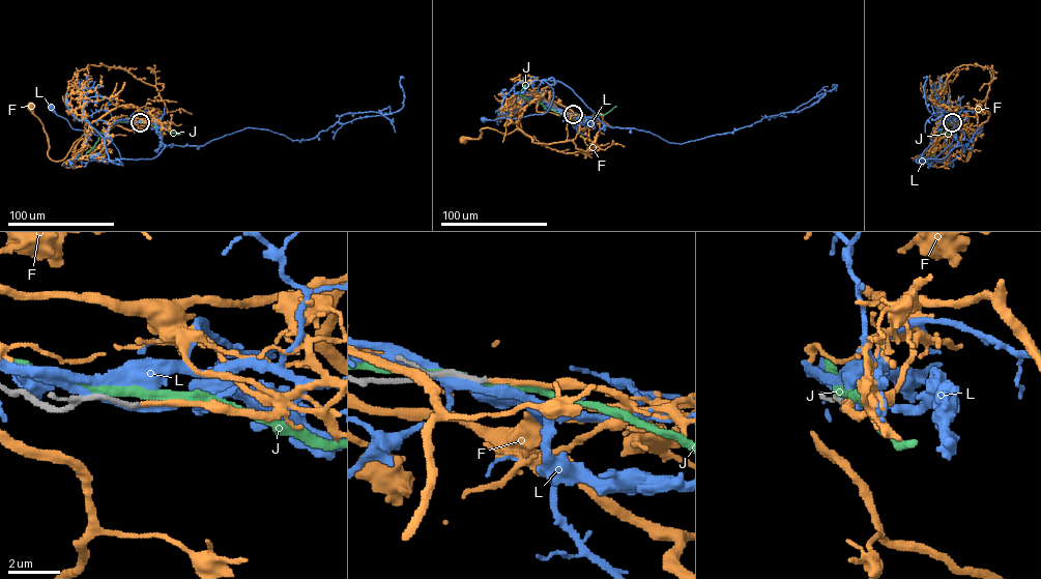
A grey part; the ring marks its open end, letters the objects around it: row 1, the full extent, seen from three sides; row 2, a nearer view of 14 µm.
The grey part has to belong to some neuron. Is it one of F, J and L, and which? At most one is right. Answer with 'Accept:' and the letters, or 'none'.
Accept: F

